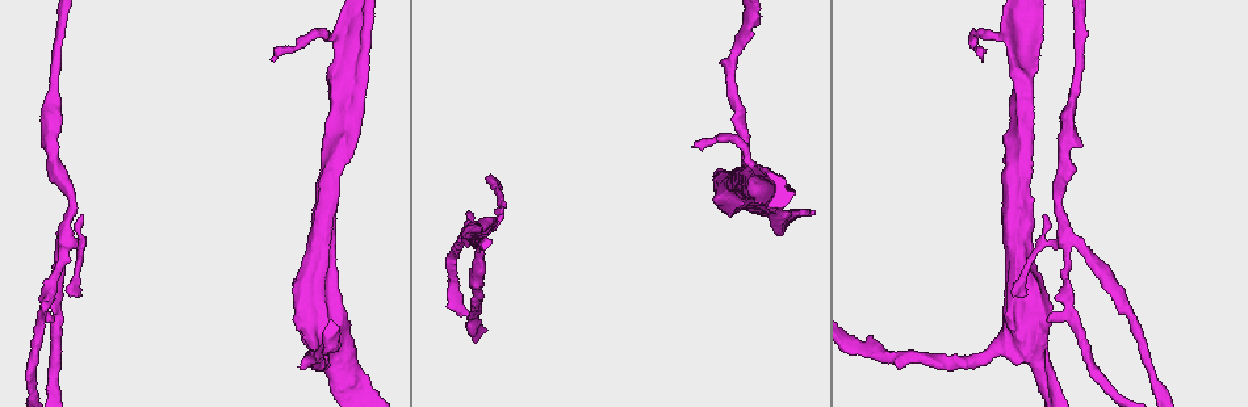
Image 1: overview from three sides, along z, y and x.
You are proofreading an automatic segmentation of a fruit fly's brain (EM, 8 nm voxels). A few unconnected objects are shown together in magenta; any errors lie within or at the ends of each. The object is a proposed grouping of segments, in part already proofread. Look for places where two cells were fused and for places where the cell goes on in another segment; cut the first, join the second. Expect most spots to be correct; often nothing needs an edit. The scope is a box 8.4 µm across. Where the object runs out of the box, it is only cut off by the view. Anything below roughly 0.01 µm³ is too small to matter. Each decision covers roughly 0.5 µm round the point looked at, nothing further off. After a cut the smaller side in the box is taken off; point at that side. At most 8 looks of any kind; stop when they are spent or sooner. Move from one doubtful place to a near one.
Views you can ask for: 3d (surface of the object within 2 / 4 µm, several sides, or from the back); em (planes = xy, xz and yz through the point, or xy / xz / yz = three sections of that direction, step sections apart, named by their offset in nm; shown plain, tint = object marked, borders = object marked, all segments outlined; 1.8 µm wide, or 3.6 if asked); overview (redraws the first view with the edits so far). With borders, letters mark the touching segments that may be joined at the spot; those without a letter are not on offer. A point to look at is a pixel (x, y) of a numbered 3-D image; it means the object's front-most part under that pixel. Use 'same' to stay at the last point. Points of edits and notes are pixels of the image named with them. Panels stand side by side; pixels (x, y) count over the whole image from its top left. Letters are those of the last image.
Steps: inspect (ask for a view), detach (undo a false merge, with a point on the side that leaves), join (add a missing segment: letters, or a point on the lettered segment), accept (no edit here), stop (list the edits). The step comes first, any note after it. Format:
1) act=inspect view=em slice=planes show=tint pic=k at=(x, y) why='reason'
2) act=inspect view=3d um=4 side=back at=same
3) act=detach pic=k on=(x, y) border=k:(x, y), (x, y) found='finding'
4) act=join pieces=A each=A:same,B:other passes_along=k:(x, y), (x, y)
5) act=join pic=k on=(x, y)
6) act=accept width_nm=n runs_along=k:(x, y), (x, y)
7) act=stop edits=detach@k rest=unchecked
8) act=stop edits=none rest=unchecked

act=inspect view=em um=3.6 slice=xz step=8 show=tint pic=1 at=(1049, 322) why='free end'

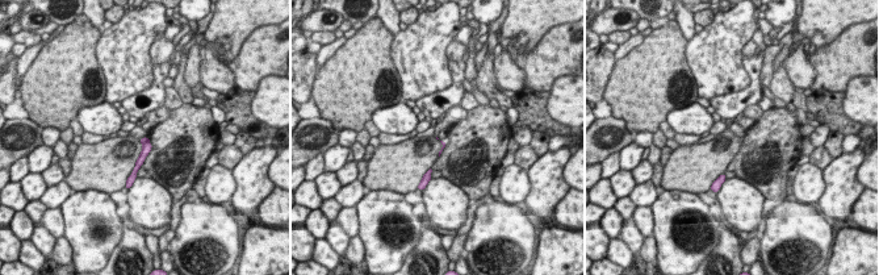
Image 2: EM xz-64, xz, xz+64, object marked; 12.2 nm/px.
act=inspect view=em um=3.6 slice=planes show=borders at=same

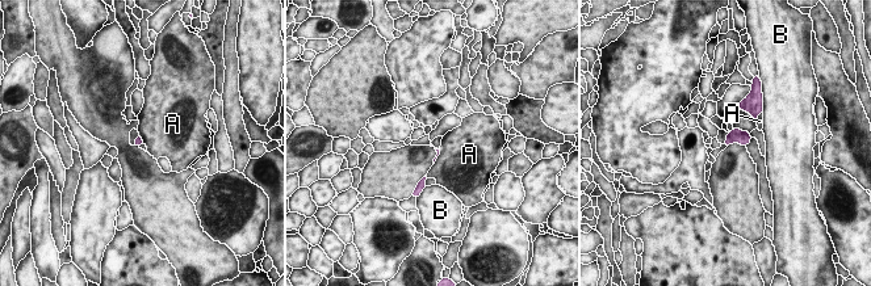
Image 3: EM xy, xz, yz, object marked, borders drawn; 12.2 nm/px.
act=accept longest_contact=A:140nm each=A:other,B:other border=3:(139, 134), (145, 143) found='no lettered segment goes on from it'

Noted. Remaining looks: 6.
act=inspect view=3d um=2 pic=1 at=(62, 237) why='sharp bend'

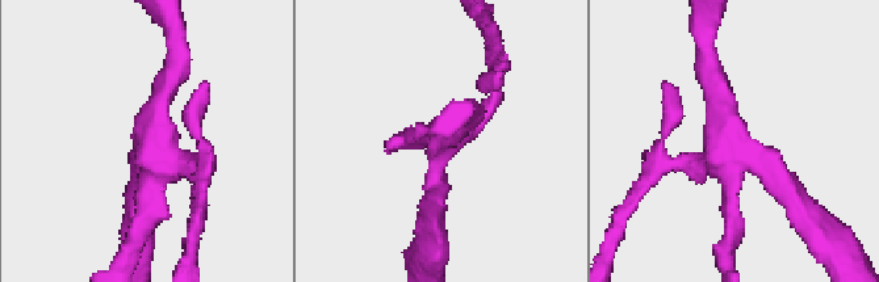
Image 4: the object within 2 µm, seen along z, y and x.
act=inspect view=em slice=planes show=borders pic=4 at=(153, 143)

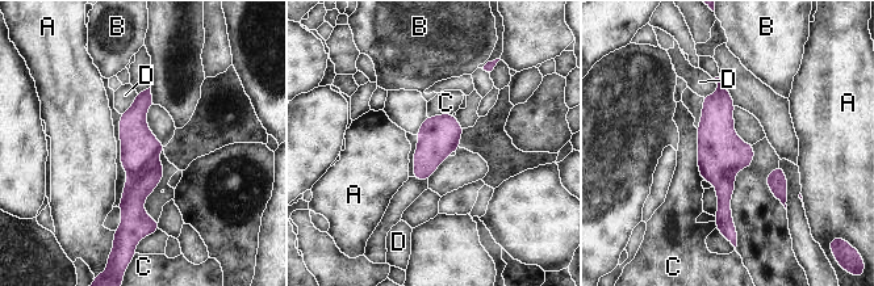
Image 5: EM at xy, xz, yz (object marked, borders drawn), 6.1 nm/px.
act=detach pic=5 on=(136, 190) width_nm=220 each=A:other,B:other,C:other,D:other part_leaving=5:(159, 164), (134, 194), (125, 224) found='a second cell is stuck on'

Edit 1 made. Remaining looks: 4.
act=inspect view=overview

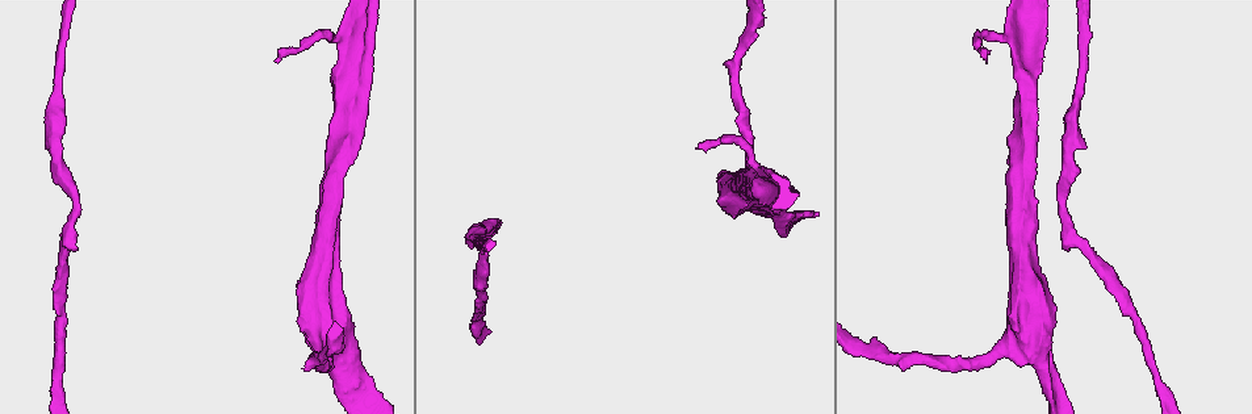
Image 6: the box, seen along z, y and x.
act=inspect view=em slice=planes show=borders pic=6 at=(277, 63) why='free end'

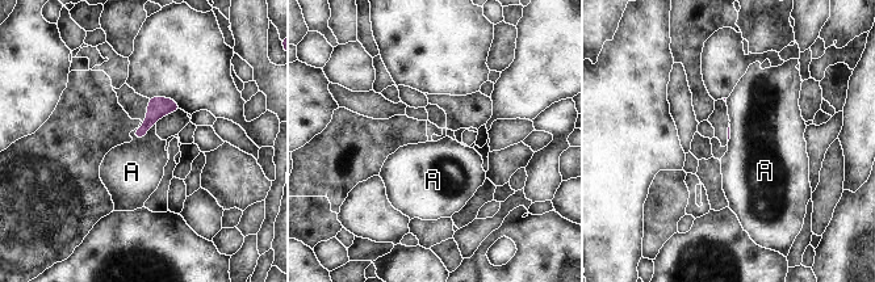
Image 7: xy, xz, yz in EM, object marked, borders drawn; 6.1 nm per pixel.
act=accept longest_contact=A:280nm each=A:other border=7:(149, 99), (132, 134), (139, 140) found='none of them fits'

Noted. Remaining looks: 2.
act=stop edits=detach@5 rest=unchecked

